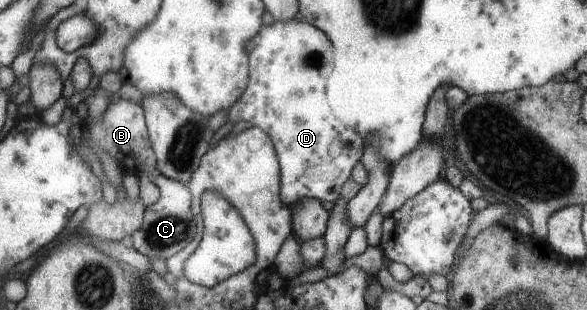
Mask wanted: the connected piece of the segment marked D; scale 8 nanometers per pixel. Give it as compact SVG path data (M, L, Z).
M303 20L273 22L261 26L252 37L253 49L248 54L248 82L244 92L228 109L227 121L249 121L266 133L274 147L280 167L280 200L291 207L299 198L315 198L334 203L340 187L350 177L352 167L362 154L362 137L342 124L328 107L324 87L332 68L332 43L316 27Z

